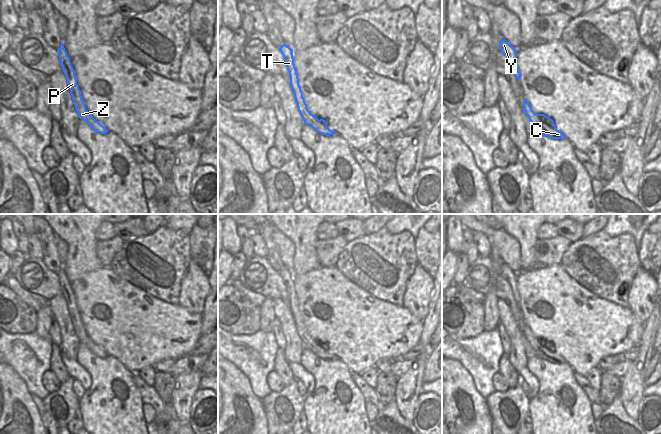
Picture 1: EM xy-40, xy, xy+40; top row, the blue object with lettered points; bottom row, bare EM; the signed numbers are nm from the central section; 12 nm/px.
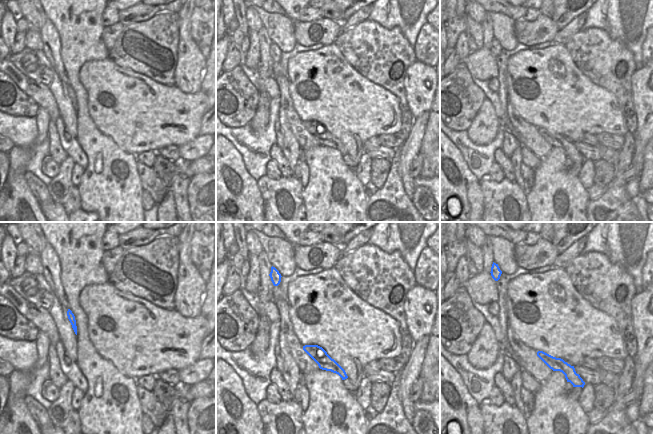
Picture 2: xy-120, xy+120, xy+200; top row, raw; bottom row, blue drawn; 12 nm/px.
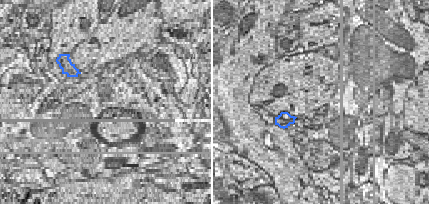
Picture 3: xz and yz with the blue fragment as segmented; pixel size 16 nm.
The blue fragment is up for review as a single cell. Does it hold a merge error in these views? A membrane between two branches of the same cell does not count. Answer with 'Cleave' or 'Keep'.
Keep.

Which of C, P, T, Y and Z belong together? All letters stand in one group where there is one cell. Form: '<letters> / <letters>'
C P T Y Z

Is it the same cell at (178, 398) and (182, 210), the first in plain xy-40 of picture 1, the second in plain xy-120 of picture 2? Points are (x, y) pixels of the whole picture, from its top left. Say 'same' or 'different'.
same

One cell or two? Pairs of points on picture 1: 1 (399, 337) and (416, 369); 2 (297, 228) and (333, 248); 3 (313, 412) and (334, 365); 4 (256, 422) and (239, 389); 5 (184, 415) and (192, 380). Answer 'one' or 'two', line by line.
1: two
2: two
3: one
4: one
5: one

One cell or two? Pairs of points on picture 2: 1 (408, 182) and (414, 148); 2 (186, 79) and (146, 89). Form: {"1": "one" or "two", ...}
{"1": "one", "2": "two"}

